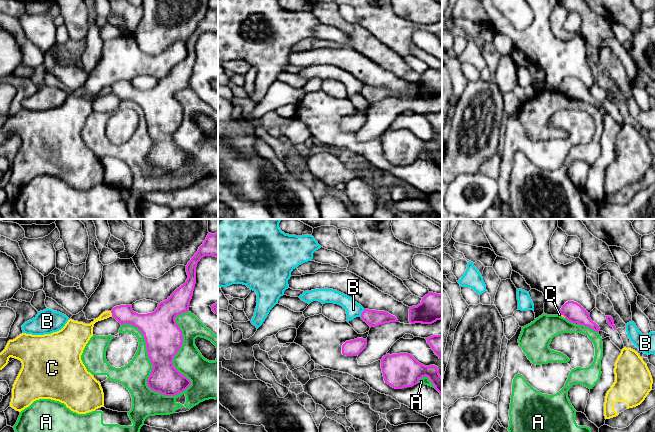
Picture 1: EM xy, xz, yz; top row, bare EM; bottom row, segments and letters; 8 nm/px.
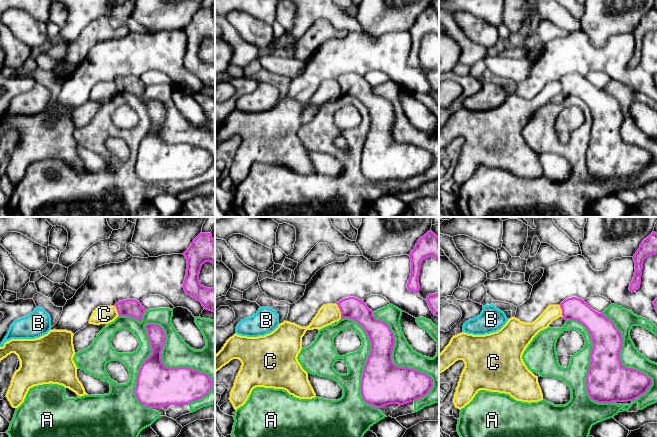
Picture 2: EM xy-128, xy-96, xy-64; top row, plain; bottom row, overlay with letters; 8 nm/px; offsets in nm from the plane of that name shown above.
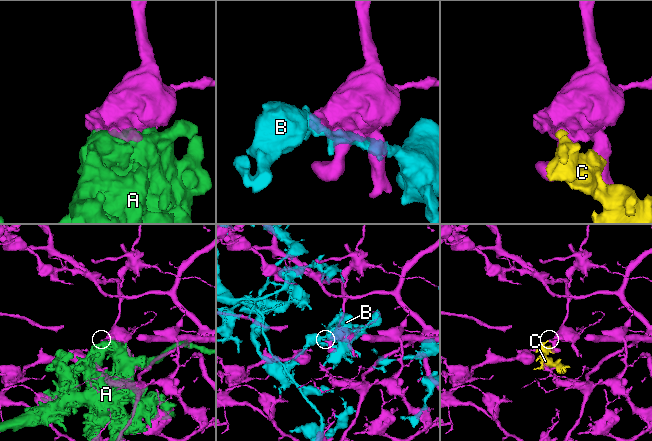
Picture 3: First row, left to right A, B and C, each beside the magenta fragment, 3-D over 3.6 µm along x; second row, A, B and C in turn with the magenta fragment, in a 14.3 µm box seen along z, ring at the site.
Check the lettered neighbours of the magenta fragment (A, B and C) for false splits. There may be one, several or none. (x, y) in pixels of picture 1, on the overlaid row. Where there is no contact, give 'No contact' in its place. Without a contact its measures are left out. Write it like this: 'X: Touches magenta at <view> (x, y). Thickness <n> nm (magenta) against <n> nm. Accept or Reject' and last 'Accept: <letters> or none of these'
A: Touches magenta at xy (151, 371). Thickness 280 nm (magenta) against 220 nm. Reject
B: Touches magenta at xz (362, 313). Thickness 140 nm (magenta) against 120 nm. Reject
C: Touches magenta at xy (112, 314). Thickness 160 nm (magenta) against 110 nm. Reject
Accept: none of these

